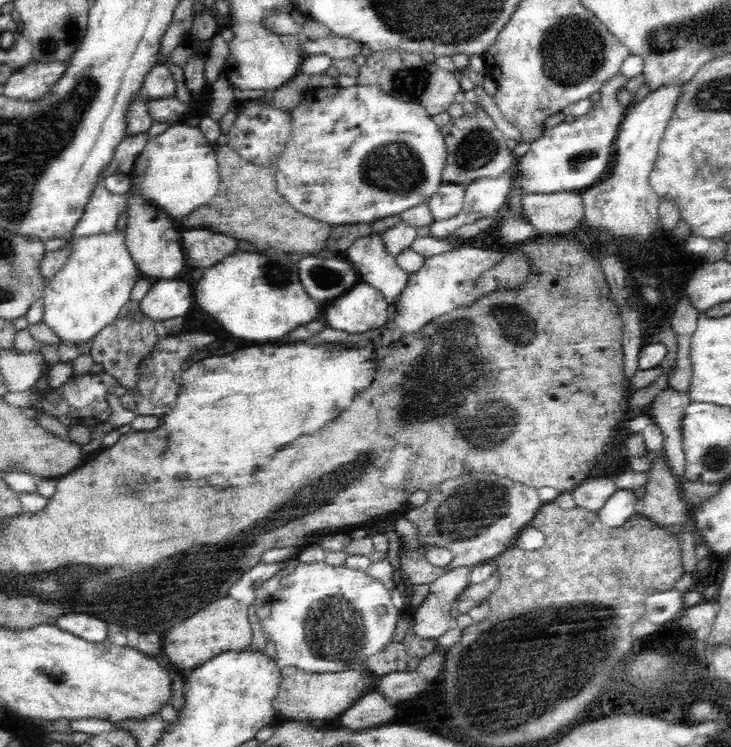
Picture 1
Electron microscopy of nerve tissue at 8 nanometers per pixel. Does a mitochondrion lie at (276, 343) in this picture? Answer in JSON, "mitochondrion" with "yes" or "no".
{"mitochondrion":"no"}

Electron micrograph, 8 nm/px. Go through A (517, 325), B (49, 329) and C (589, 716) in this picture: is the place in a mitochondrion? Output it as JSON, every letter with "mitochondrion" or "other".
{"A":"mitochondrion","B":"other","C":"other"}

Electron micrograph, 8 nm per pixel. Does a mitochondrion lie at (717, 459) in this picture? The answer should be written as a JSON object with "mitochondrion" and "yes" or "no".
{"mitochondrion":"yes"}

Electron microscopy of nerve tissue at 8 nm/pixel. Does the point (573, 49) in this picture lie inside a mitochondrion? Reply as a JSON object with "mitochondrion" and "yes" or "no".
{"mitochondrion":"yes"}

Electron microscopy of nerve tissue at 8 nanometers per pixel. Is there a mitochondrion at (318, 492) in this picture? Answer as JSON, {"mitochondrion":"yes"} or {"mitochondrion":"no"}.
{"mitochondrion":"yes"}

